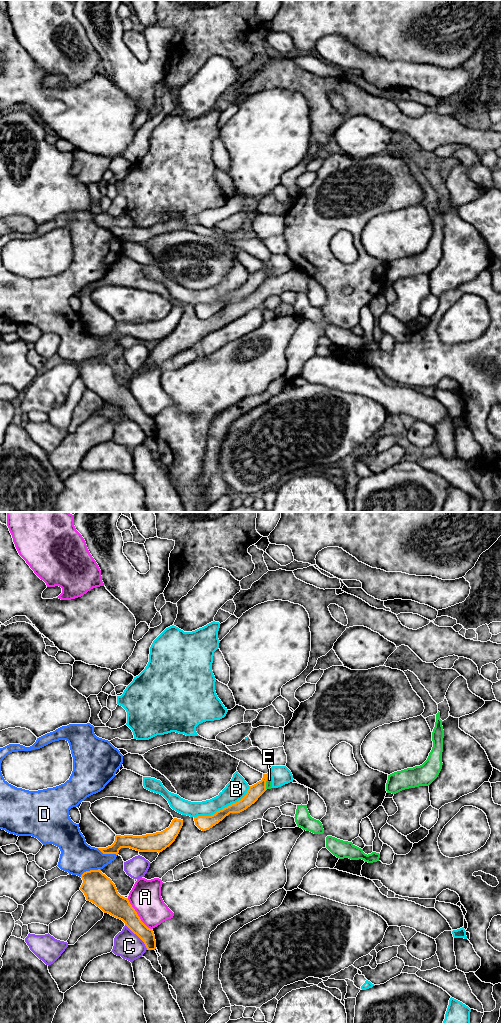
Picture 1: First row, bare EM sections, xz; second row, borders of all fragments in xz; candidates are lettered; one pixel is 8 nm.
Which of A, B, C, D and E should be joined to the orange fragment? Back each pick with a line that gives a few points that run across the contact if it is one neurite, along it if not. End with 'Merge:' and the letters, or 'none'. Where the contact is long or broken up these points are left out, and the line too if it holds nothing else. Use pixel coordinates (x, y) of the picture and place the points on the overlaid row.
Merge: none

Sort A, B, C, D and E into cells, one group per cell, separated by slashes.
A / B / C / D / E

